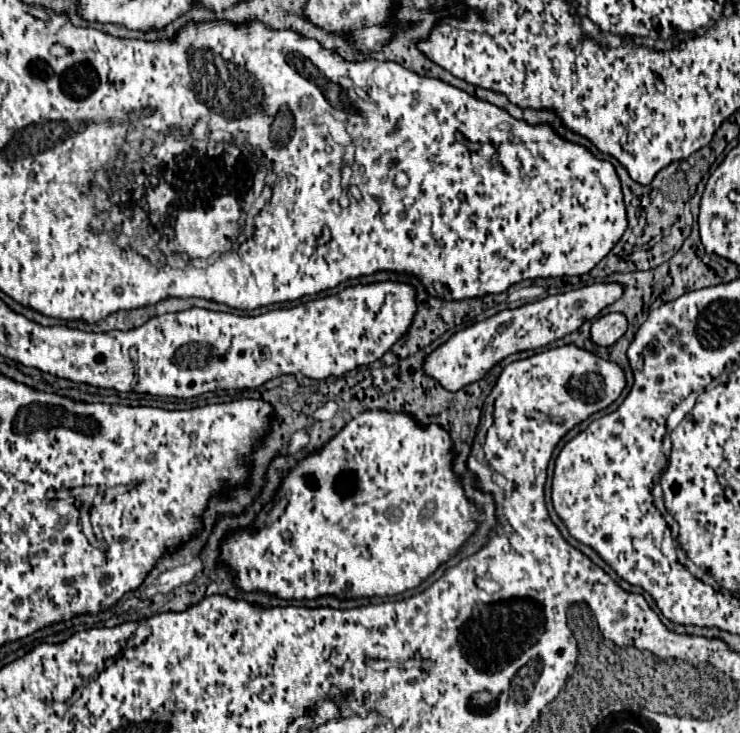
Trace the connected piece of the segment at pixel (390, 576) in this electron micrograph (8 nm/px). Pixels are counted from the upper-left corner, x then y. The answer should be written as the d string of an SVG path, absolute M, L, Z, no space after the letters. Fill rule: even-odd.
M361 413L355 417L351 423L345 425L345 429L325 445L325 449L305 457L299 461L291 471L289 477L285 479L285 489L287 489L287 505L279 515L261 515L257 533L251 531L239 531L237 535L229 537L223 543L223 555L221 559L237 571L237 587L243 591L267 591L271 595L277 595L281 599L313 599L319 595L337 595L341 599L349 597L385 597L385 595L397 595L407 589L417 587L423 583L441 563L445 563L449 557L457 553L457 549L469 539L469 535L475 529L475 515L477 507L467 501L463 495L463 489L459 487L457 475L451 469L451 459L453 459L453 441L445 429L439 425L417 425L413 417L405 417L405 413Z

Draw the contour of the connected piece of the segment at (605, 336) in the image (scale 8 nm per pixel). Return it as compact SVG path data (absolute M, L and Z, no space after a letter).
M609 313L593 321L591 339L595 345L609 347L627 331L627 319L621 313Z

